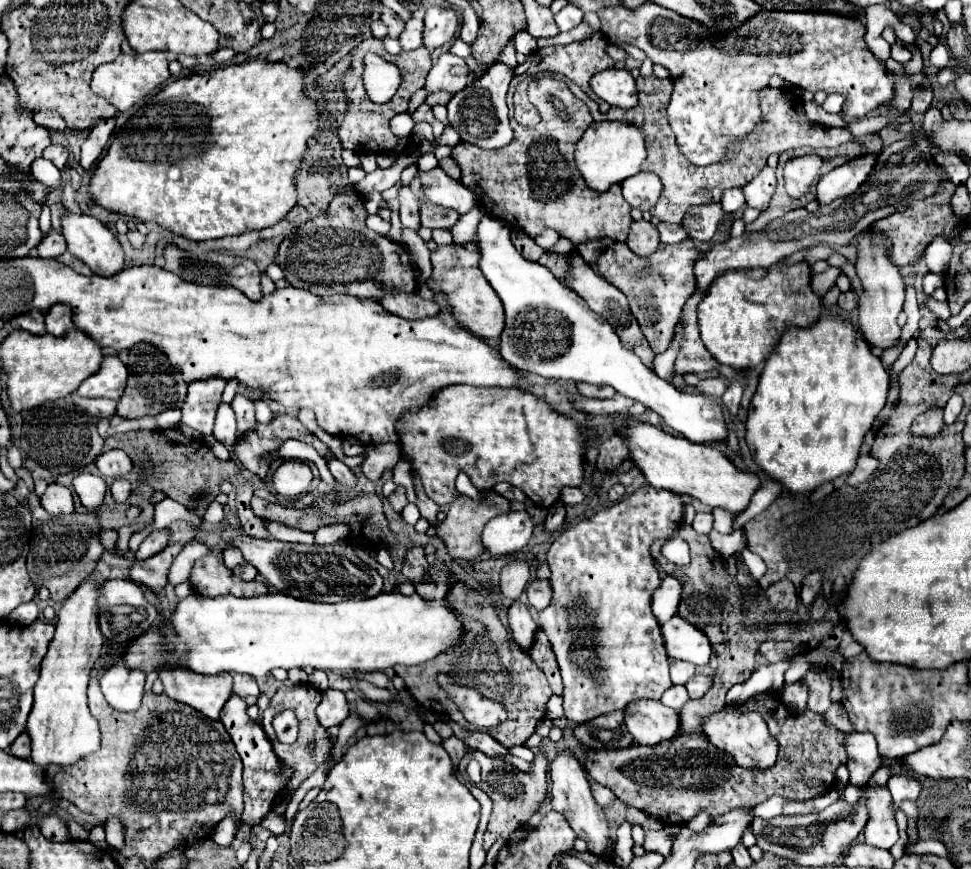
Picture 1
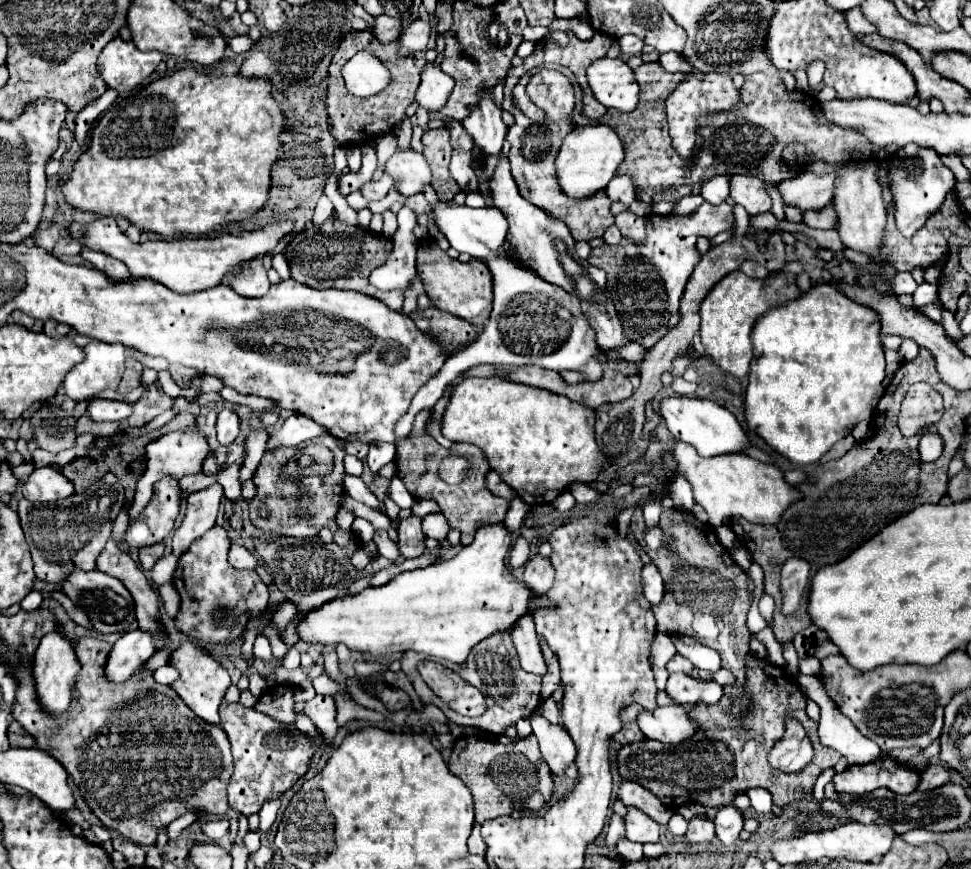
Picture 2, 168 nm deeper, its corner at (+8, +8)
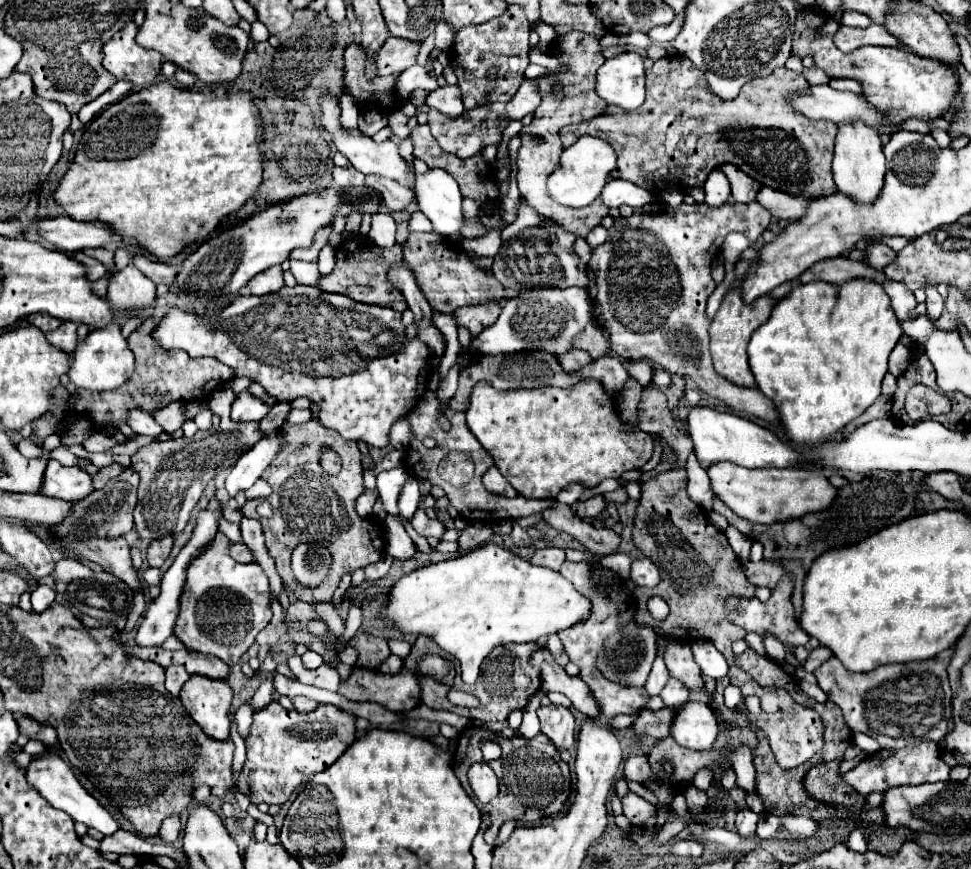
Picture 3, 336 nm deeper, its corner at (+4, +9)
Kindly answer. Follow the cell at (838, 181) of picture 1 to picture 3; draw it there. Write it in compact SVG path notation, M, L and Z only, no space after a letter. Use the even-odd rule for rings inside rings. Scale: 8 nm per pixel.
M761 187L757 201L777 219L785 219L785 221L795 221L801 219L803 211L807 209L807 201L809 199L795 199L793 195L783 195L781 191L769 189L769 187Z

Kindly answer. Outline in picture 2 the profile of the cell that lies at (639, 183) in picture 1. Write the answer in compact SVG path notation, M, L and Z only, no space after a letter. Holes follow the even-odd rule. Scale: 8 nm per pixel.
M613 176L605 192L613 202L623 202L629 206L635 200L635 182L629 176Z

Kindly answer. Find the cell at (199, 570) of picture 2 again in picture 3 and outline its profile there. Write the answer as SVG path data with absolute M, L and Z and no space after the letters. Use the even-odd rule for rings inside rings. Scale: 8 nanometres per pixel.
M219 533L213 543L189 565L187 569L187 581L181 595L181 611L175 623L175 635L179 641L191 649L205 655L213 655L221 661L225 661L229 667L239 663L241 655L255 643L255 637L259 631L263 631L272 618L271 607L269 607L269 581L267 575L255 562L237 563L229 557L229 539Z

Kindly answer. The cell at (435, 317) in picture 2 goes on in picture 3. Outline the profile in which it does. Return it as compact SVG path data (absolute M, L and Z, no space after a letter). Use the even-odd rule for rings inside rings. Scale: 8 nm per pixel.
M491 301L491 303L483 303L483 305L459 307L459 311L455 311L453 315L457 317L457 323L469 327L475 337L479 331L483 331L485 327L495 323L495 319L501 315L501 309L503 309L501 303Z

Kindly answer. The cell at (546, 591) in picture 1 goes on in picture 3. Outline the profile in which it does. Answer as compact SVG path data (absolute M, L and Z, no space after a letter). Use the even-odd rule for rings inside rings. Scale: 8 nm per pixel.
M545 547L545 549L537 549L535 555L529 559L533 565L541 565L541 567L551 567L553 571L561 567L561 563L565 561L565 551L557 549L557 547Z

